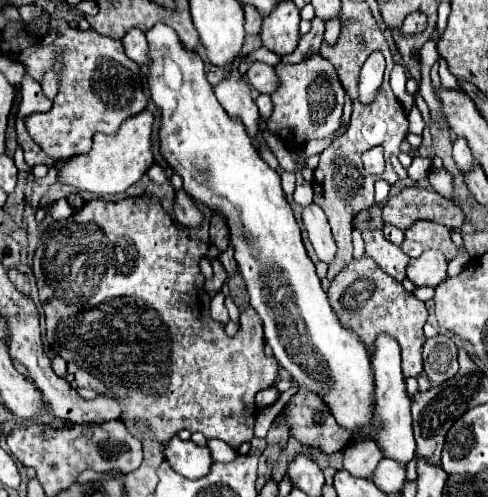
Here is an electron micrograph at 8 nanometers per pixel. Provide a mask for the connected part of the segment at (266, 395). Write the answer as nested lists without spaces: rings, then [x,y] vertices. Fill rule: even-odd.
[[[265,389],[265,391],[261,391],[261,393],[257,393],[257,409],[261,411],[261,409],[267,409],[267,407],[271,407],[277,399],[279,399],[279,391],[277,389]]]

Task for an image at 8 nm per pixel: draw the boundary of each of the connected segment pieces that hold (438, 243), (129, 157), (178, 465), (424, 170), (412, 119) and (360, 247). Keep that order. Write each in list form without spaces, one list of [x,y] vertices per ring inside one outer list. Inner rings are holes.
[[[417,221],[409,229],[405,229],[405,239],[401,249],[409,257],[419,257],[427,249],[437,249],[445,253],[447,261],[459,255],[459,247],[453,245],[449,237],[449,229],[431,221]]]
[[[143,111],[139,115],[129,117],[113,135],[97,133],[93,137],[93,149],[89,153],[75,155],[61,167],[57,167],[59,181],[75,187],[77,191],[89,191],[95,195],[115,195],[127,191],[153,165],[151,131],[153,131],[153,113]]]
[[[177,435],[167,443],[165,455],[167,463],[171,463],[171,467],[187,479],[205,477],[205,473],[209,473],[209,469],[215,463],[207,445],[199,447],[191,439],[183,441]]]
[[[423,157],[413,159],[413,163],[407,167],[407,175],[411,179],[425,179],[429,171],[431,171],[431,159],[423,159]]]
[[[413,107],[413,109],[409,111],[407,119],[409,119],[409,131],[415,133],[415,135],[421,135],[423,129],[425,129],[425,121],[423,121],[423,117],[421,117],[421,113],[419,113],[417,107]]]
[[[358,229],[353,230],[352,243],[353,243],[353,258],[355,259],[361,258],[365,253],[365,246],[360,230]]]

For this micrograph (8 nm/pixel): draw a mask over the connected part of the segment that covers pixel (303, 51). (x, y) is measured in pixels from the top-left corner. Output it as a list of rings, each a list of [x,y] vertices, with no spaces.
[[[315,17],[311,31],[301,37],[299,47],[295,49],[295,53],[281,57],[281,63],[297,63],[297,61],[305,61],[305,57],[317,55],[321,43],[323,43],[323,31],[325,31],[325,25]]]

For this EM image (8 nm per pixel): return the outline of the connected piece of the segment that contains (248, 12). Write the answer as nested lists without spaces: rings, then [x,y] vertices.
[[[243,5],[243,9],[245,9],[245,31],[249,35],[259,35],[259,29],[261,29],[261,23],[263,23],[261,13],[251,5]]]

